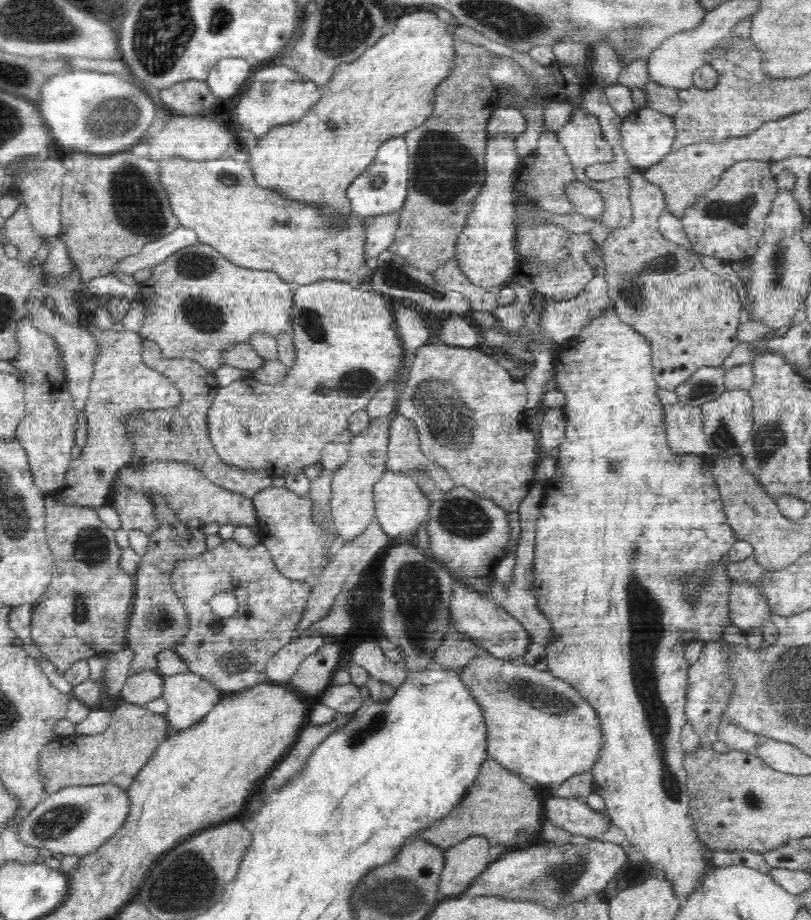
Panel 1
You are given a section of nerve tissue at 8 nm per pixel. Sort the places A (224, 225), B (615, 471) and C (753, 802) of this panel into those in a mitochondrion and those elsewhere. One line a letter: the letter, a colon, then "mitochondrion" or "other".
A: other
B: mitochondrion
C: mitochondrion

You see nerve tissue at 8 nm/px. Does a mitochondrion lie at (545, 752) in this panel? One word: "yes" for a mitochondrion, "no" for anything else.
no

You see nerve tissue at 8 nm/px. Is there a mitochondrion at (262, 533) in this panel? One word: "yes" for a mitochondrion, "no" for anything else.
no

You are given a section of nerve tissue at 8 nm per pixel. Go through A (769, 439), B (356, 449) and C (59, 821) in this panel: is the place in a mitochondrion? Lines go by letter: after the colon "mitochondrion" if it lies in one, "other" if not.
A: mitochondrion
B: other
C: mitochondrion

